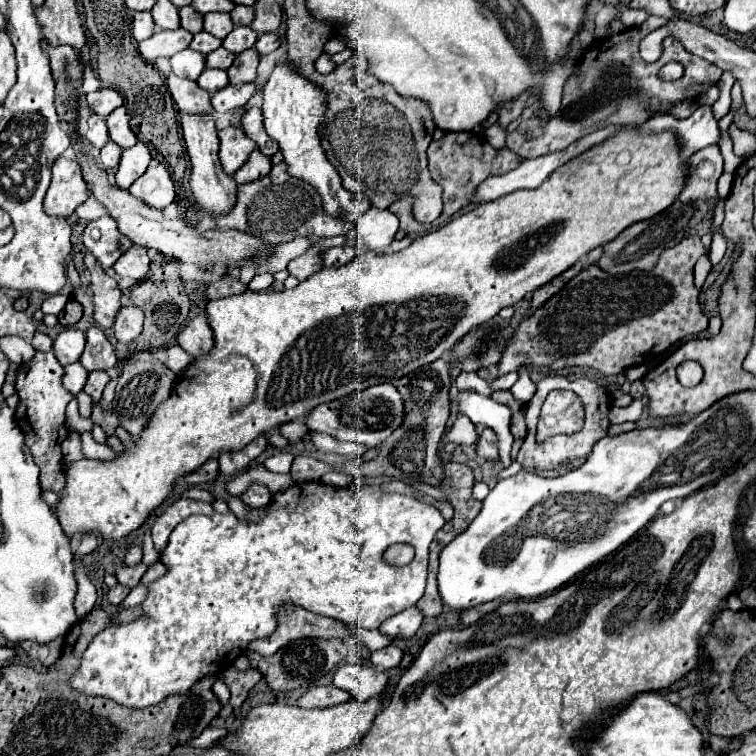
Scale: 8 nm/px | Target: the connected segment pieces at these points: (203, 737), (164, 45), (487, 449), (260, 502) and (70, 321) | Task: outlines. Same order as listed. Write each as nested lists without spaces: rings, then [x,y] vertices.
[[[206,728],[200,736],[188,740],[186,744],[188,744],[188,746],[198,746],[198,748],[208,748],[208,746],[212,746],[216,740],[224,738],[226,734],[228,734],[226,728]]]
[[[178,28],[178,30],[158,30],[150,38],[142,40],[138,44],[138,50],[140,50],[140,54],[148,62],[152,62],[152,60],[156,60],[160,56],[170,58],[176,52],[188,48],[190,40],[192,40],[192,34],[188,34],[188,30],[184,30],[184,28]]]
[[[484,428],[480,432],[480,440],[476,444],[476,452],[482,458],[490,458],[490,460],[498,458],[498,438],[496,438],[496,432],[494,430]]]
[[[254,484],[254,486],[250,486],[240,498],[242,498],[248,506],[252,506],[252,508],[262,508],[262,506],[268,506],[268,502],[270,502],[268,498],[272,498],[272,496],[270,496],[268,488]]]
[[[70,298],[66,308],[58,314],[58,320],[62,326],[74,326],[80,318],[82,318],[82,304],[78,300]]]

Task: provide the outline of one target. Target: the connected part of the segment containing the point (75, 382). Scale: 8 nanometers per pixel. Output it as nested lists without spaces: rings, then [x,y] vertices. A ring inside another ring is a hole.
[[[74,362],[74,364],[68,364],[64,368],[64,378],[62,378],[62,386],[70,392],[70,394],[80,394],[84,384],[86,384],[86,378],[88,378],[88,372],[84,370],[84,366],[80,366],[80,362]]]

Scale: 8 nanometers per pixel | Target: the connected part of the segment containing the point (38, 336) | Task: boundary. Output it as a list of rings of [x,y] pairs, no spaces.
[[[36,332],[34,338],[32,338],[32,346],[36,350],[40,350],[40,352],[50,352],[52,350],[52,342],[54,340],[48,334],[44,334],[44,332]]]

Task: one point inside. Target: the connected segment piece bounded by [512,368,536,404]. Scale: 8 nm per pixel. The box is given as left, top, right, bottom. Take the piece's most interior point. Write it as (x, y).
(523, 389)

